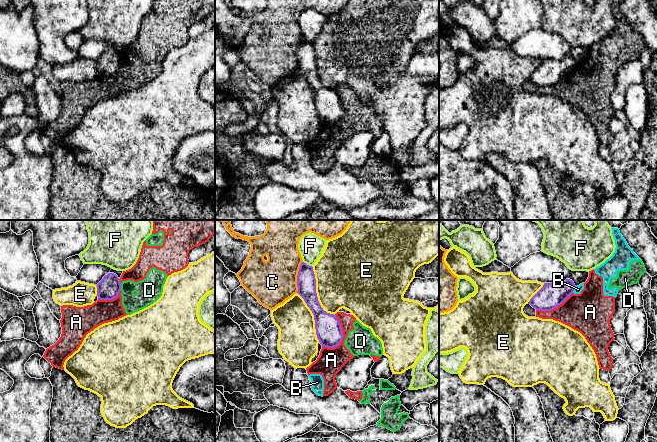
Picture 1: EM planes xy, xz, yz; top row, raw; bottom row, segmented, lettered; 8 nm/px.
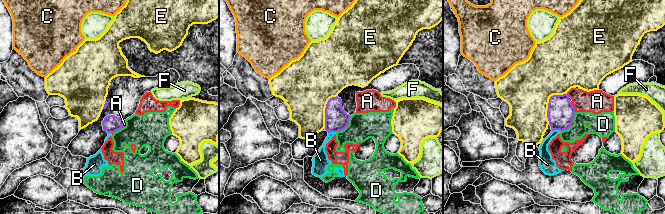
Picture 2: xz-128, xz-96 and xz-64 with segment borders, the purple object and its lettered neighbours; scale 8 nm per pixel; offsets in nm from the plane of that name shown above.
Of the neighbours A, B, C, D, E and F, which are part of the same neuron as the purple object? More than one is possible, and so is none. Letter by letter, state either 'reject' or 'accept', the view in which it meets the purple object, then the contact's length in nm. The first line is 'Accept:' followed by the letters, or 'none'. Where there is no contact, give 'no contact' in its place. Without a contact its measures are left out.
Accept: none
A: reject; contact in xz; length 280 nm
B: reject; contact in yz; length 60 nm
C: reject; contact in xz; length 260 nm
D: reject; contact in xy; length 50 nm
E: reject; contact in xz; length 440 nm
F: reject; contact in xz; length 90 nm

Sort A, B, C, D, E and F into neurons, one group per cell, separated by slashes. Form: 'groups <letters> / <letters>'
groups A B D / C / E / F

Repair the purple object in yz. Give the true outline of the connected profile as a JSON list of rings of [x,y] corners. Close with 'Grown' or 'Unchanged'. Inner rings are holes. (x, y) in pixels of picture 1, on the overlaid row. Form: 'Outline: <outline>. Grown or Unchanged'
Outline: [[[566,279],[560,284],[544,283],[528,304],[536,310],[551,311],[561,305],[575,288],[574,282],[570,279]]]. Unchanged

